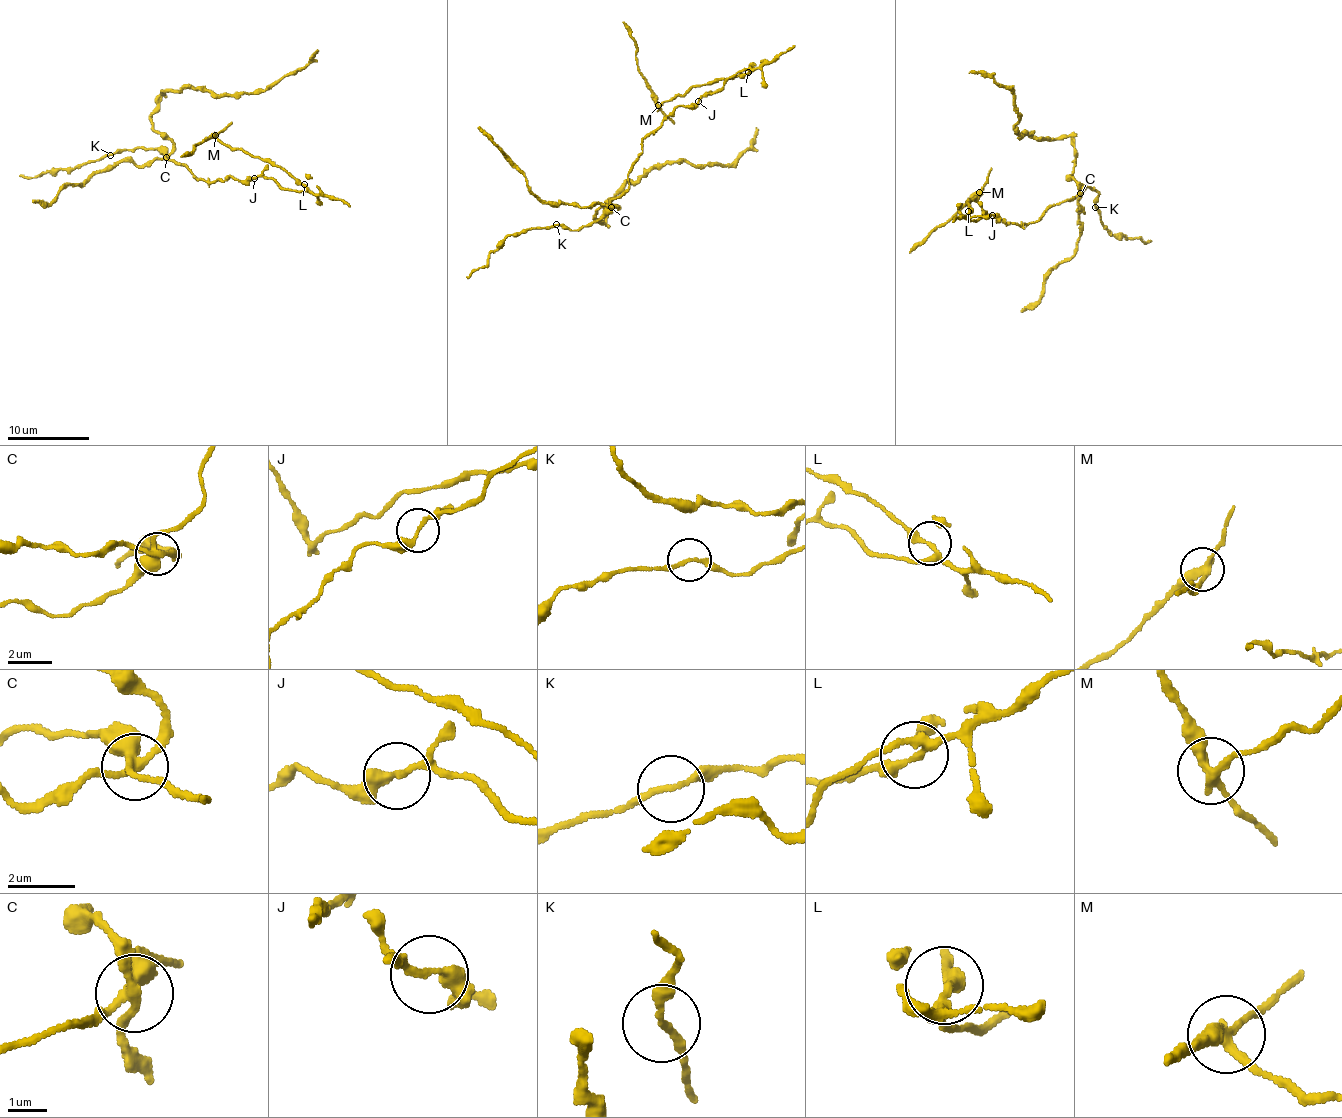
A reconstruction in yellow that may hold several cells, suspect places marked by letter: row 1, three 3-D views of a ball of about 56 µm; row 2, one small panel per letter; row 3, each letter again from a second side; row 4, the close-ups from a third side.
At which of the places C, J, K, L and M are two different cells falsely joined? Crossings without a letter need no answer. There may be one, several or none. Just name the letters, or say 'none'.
C, K, M

